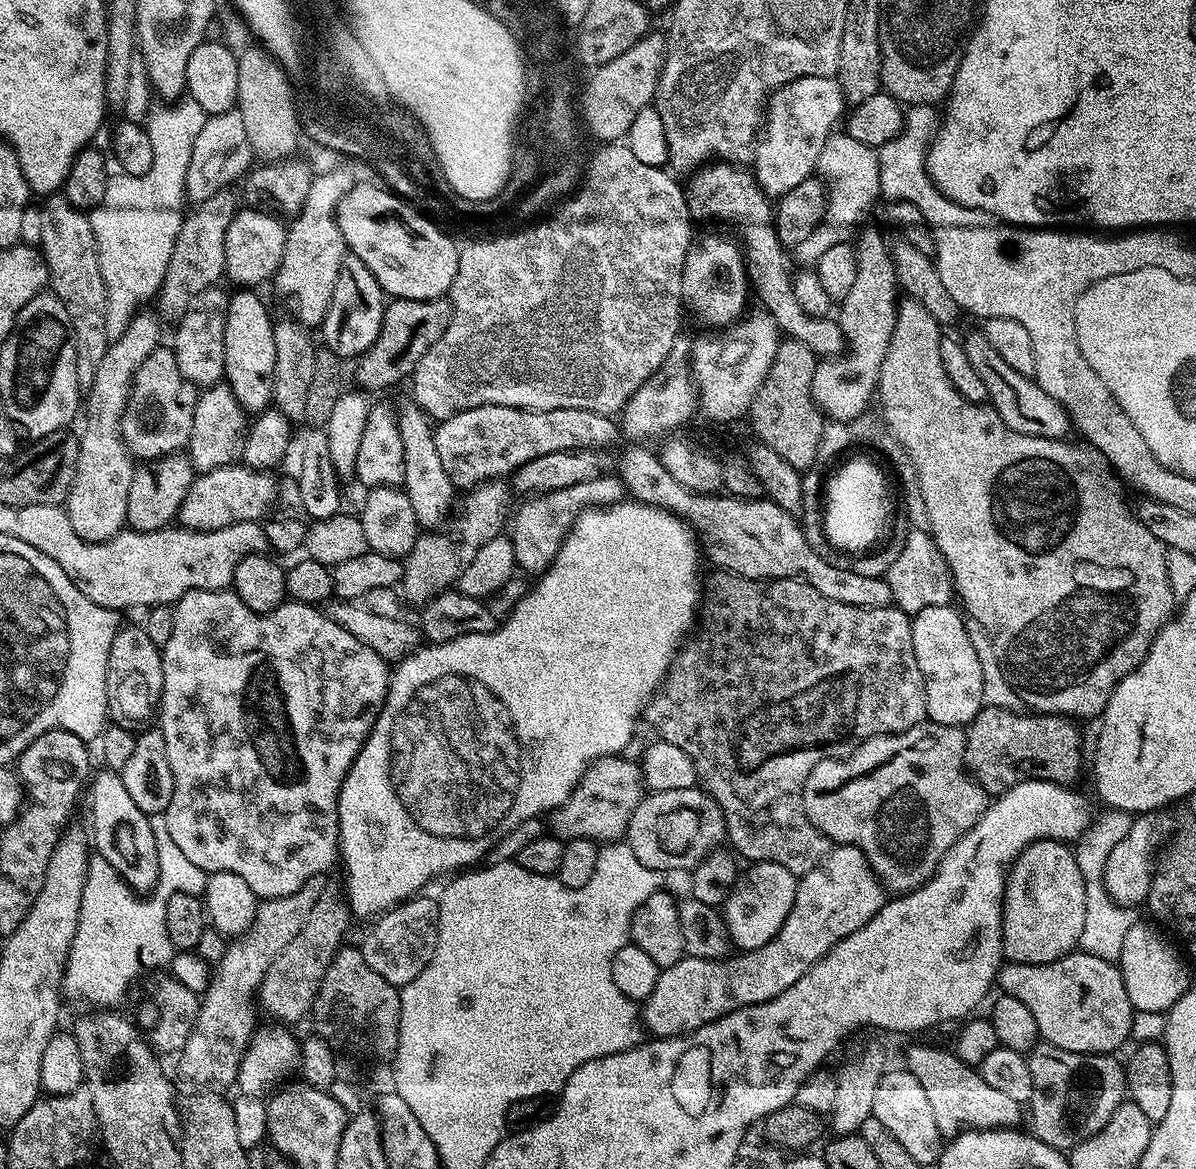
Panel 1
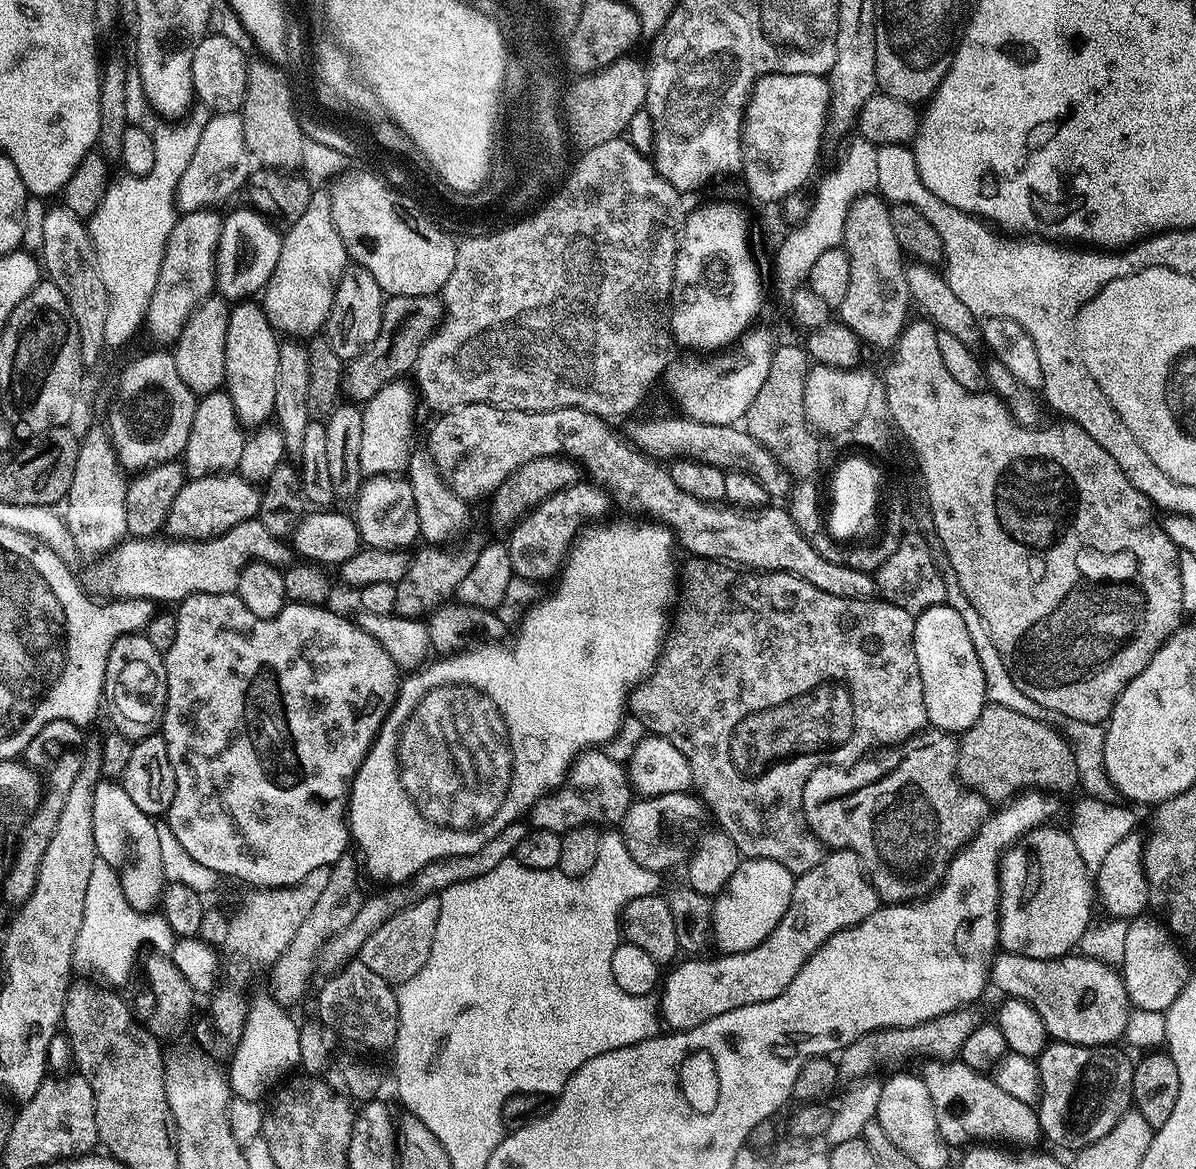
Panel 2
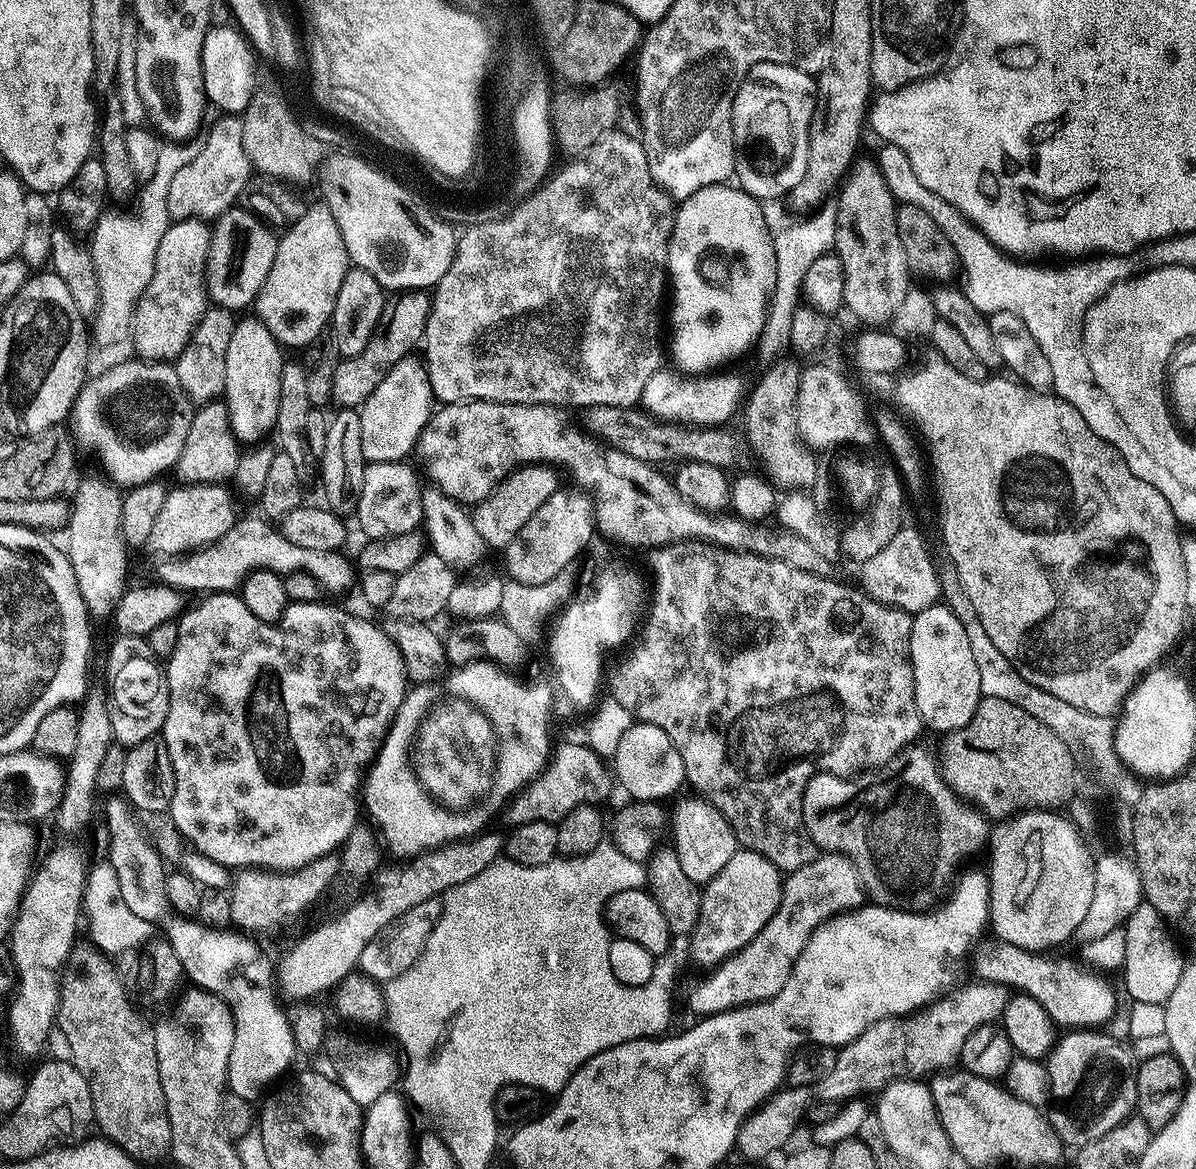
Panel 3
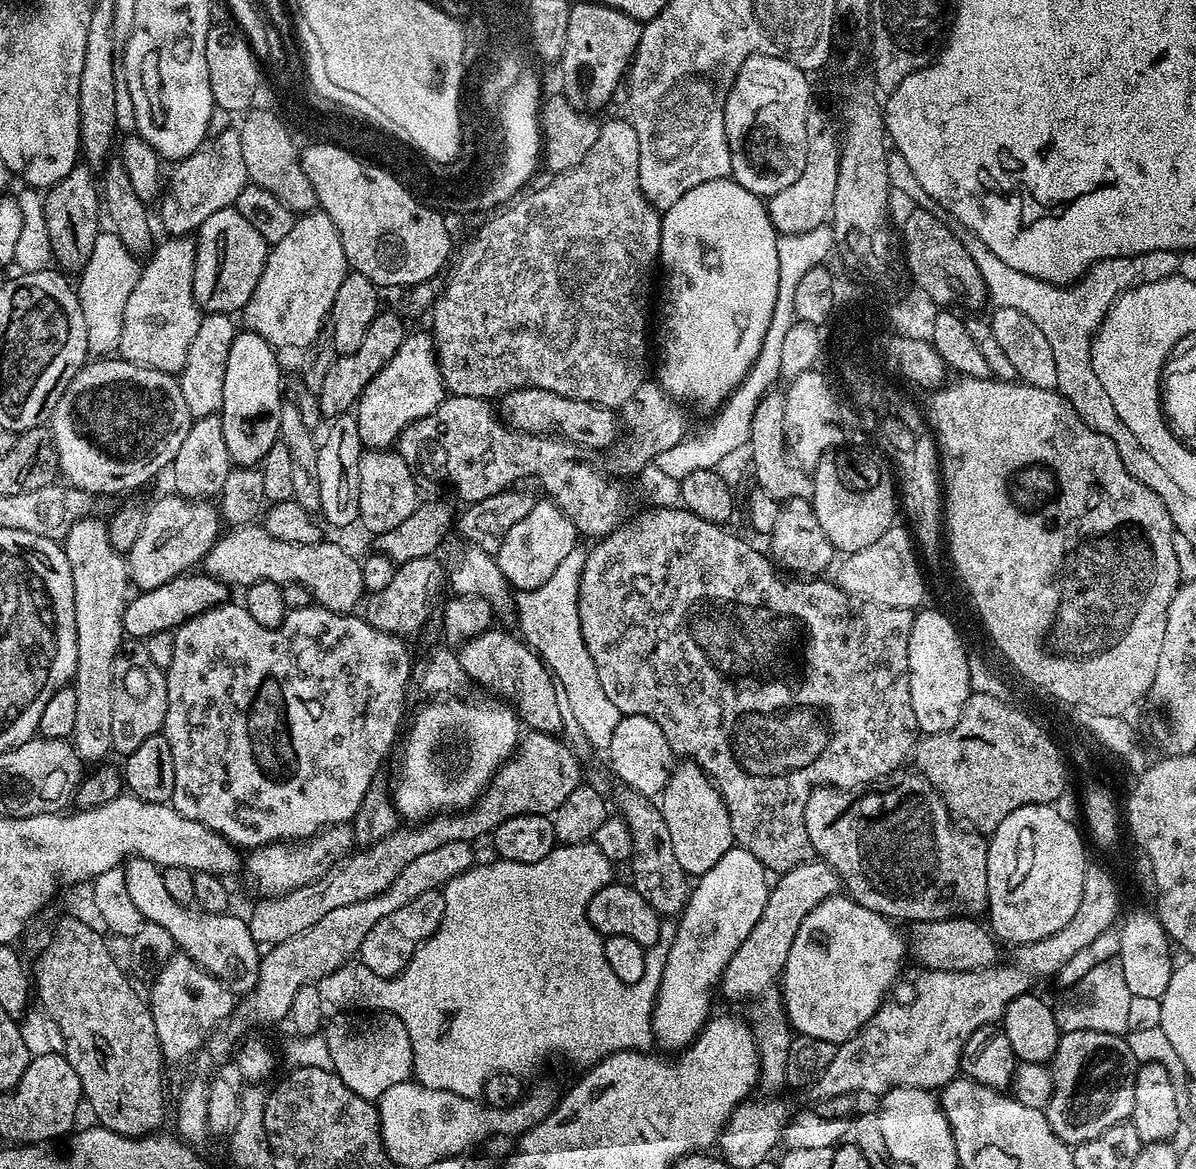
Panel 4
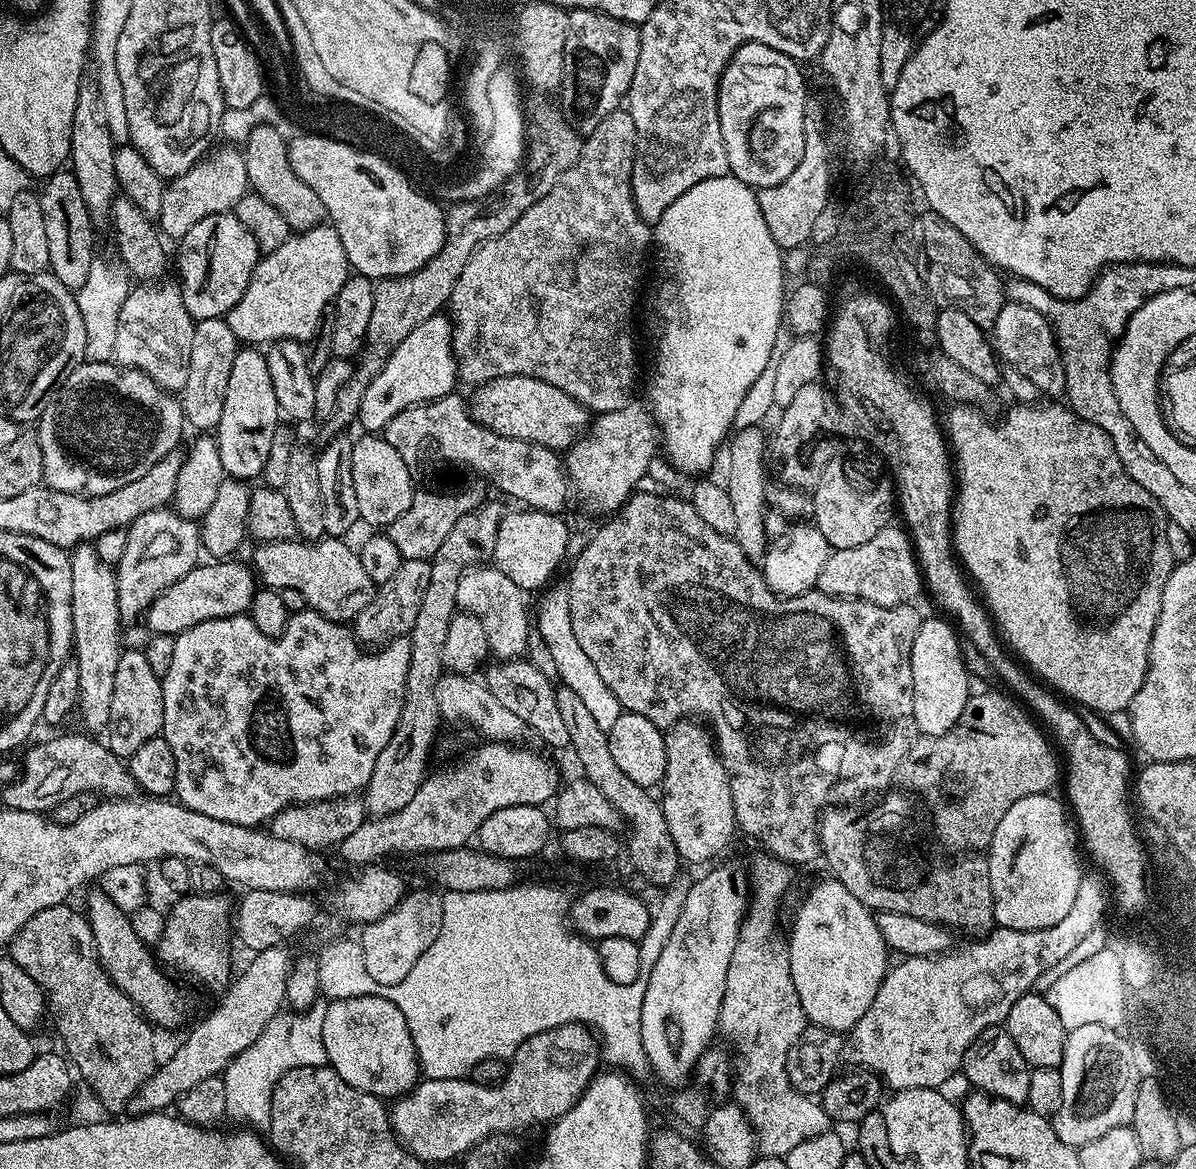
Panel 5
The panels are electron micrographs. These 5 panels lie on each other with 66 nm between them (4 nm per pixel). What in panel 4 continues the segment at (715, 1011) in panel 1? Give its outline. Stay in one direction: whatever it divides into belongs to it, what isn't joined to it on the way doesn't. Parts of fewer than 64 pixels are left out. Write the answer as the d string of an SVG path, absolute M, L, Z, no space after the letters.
M819 858L794 866L794 870L783 873L777 880L780 881L771 885L762 918L758 918L754 930L750 930L746 942L742 942L724 971L720 991L732 1000L751 1001L753 998L763 997L771 989L768 987L783 977L794 934L798 934L798 926L802 926L806 914L810 914L814 906L837 895L842 888L839 874Z

